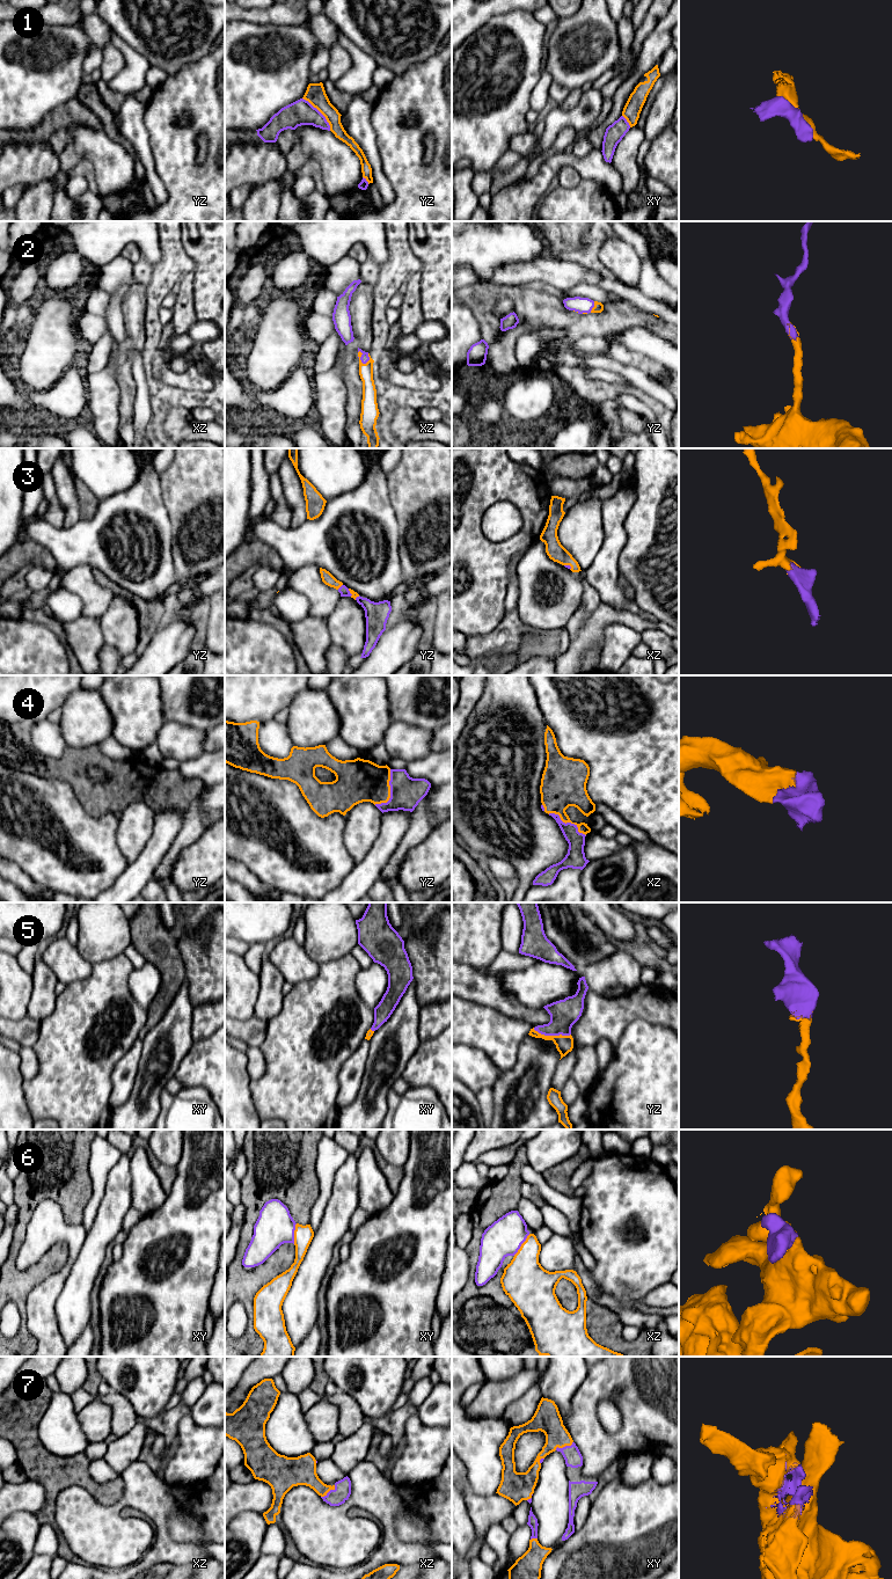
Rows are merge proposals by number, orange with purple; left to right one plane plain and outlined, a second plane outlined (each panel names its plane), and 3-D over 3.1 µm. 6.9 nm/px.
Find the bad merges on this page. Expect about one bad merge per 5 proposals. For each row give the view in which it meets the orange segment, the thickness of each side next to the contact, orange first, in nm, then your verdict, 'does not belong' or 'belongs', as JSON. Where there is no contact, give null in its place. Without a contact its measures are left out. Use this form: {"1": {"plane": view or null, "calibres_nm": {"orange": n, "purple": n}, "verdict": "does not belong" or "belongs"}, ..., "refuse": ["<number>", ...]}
{"1": {"plane": "yz", "calibres_nm": {"orange": 140, "purple": 180}, "verdict": "does not belong"}, "2": {"plane": "xz", "calibres_nm": {"orange": 100, "purple": 60}, "verdict": "belongs"}, "3": {"plane": "yz", "calibres_nm": {"orange": 80, "purple": 70}, "verdict": "belongs"}, "4": {"plane": "yz", "calibres_nm": {"orange": 300, "purple": 220}, "verdict": "belongs"}, "5": {"plane": "yz", "calibres_nm": {"orange": 130, "purple": 190}, "verdict": "belongs"}, "6": {"plane": "xz", "calibres_nm": {"orange": 300, "purple": 260}, "verdict": "belongs"}, "7": {"plane": "xy", "calibres_nm": {"orange": 190, "purple": 120}, "verdict": "belongs"}, "refuse": ["1"]}

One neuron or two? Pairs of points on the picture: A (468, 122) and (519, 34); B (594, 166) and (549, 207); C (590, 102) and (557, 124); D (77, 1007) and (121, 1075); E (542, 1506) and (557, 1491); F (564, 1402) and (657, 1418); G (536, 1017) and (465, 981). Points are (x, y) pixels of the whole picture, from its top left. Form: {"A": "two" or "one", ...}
{"A": "one", "B": "two", "C": "one", "D": "two", "E": "one", "F": "two", "G": "one"}

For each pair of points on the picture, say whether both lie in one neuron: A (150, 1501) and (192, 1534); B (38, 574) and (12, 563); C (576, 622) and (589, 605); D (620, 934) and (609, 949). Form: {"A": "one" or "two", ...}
{"A": "two", "B": "two", "C": "one", "D": "two"}

